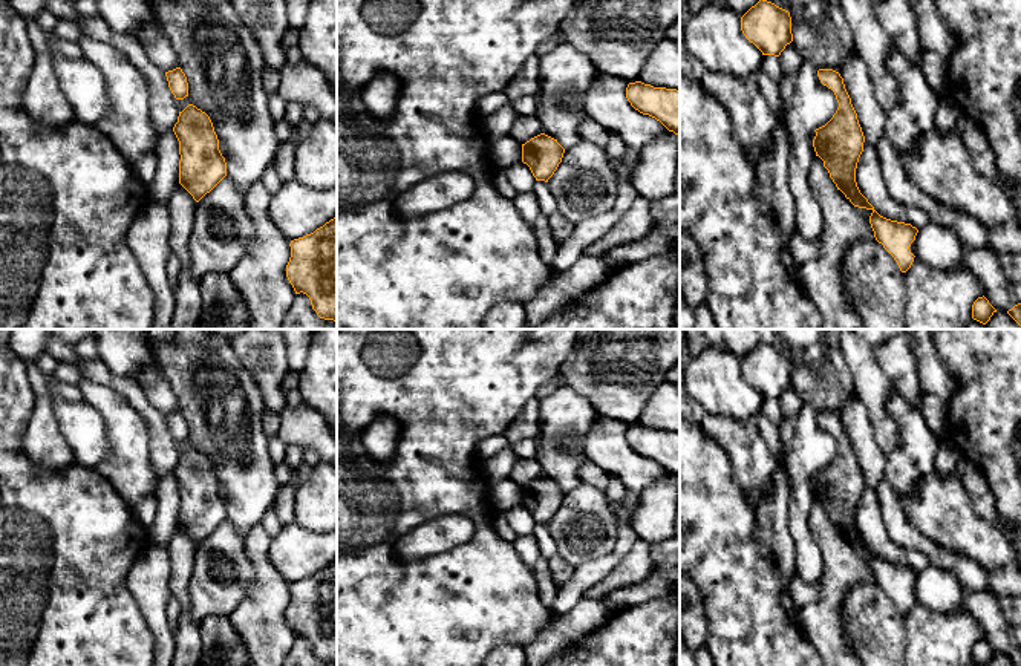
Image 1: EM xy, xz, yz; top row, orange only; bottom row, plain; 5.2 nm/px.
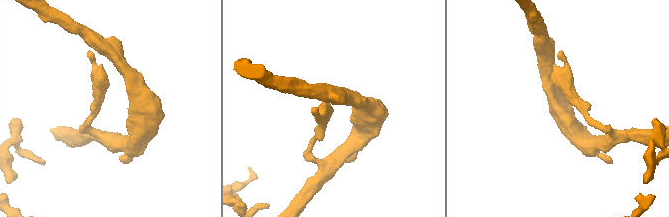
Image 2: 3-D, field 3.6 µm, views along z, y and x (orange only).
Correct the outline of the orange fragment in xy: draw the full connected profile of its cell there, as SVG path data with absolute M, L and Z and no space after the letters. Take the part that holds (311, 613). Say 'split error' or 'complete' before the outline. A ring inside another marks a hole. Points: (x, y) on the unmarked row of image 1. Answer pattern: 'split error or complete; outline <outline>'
complete; outline M337 560L314 576L291 583L289 589L286 620L295 637L306 637L320 661L337 664Z

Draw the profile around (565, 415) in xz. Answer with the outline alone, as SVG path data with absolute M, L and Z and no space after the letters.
M563 384L550 389L539 401L536 461L542 476L554 481L563 491L582 482L579 468L586 461L582 436L599 416L588 398Z

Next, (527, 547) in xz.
M502 511L493 519L493 527L496 533L511 542L520 556L522 562L534 571L536 563L540 559L539 545L536 542L536 537L533 534L530 536L519 536L508 524L505 513Z

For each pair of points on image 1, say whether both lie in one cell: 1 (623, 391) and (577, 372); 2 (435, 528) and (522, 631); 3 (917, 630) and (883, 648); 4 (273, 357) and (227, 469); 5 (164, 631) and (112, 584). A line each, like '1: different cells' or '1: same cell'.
1: same cell
2: different cells
3: different cells
4: different cells
5: different cells

